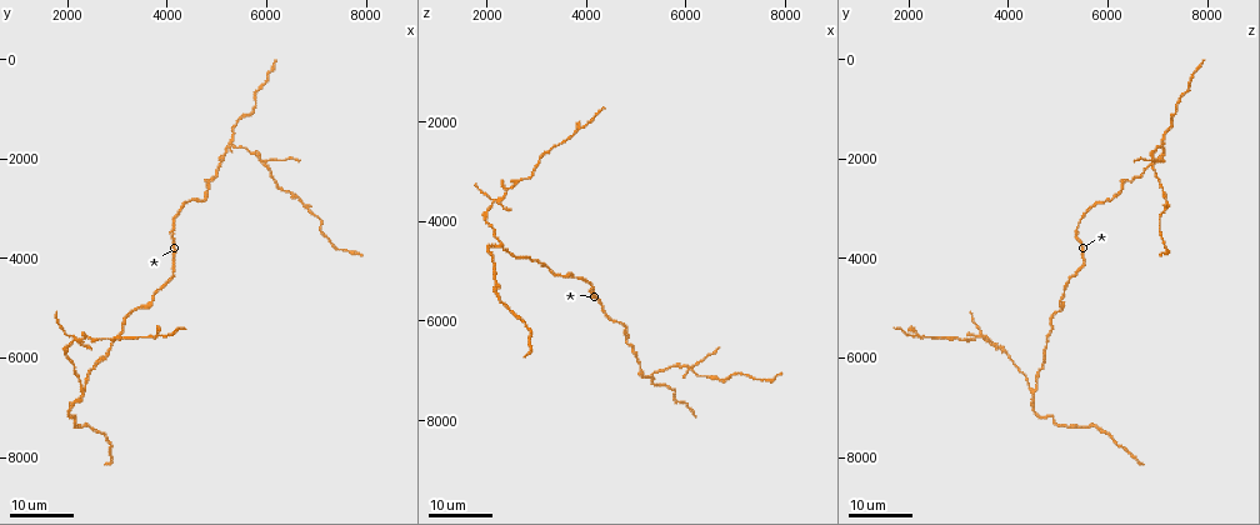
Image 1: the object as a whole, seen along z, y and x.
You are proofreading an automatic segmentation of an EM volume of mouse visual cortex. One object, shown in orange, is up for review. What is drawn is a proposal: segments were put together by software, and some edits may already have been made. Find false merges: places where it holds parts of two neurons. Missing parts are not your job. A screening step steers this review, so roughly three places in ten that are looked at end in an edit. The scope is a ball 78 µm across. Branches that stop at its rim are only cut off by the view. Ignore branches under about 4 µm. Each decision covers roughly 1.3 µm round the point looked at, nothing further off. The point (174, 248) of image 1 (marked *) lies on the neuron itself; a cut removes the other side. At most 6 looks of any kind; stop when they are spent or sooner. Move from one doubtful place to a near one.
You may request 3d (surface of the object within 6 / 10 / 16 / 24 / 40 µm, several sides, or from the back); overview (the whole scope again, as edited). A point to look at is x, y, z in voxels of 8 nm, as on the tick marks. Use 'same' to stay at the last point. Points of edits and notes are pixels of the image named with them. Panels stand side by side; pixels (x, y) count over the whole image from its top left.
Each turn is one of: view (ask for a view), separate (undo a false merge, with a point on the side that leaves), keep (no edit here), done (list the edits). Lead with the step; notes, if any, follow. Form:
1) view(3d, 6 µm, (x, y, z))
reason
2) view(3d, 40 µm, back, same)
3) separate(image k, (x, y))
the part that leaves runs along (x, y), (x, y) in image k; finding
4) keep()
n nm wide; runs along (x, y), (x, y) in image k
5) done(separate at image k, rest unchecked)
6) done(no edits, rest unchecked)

view(3d, 24 µm, (6000, 2100, 6950))

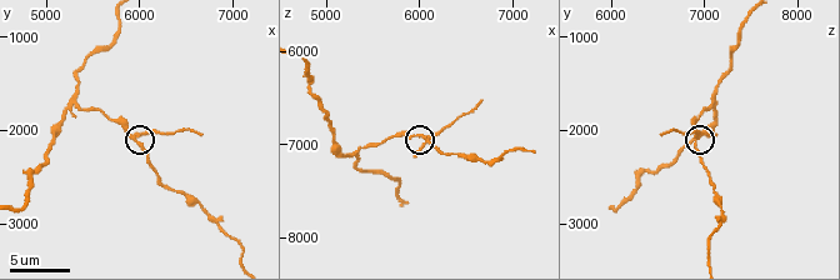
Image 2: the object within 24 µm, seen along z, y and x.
view(3d, 10 µm, (5950, 2100, 6950))

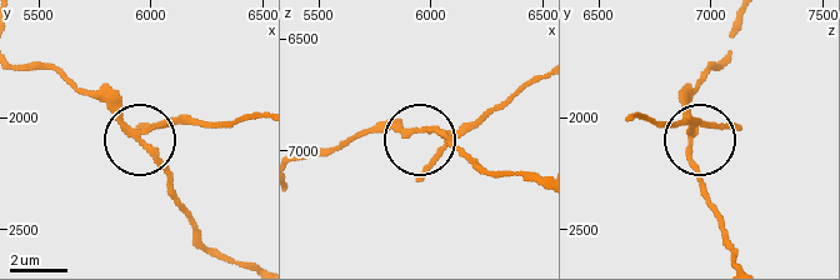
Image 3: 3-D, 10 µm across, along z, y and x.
separate(image 3, (183, 119))
180 nm wide; a second neuron is stuck on

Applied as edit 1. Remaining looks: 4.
view(overview)

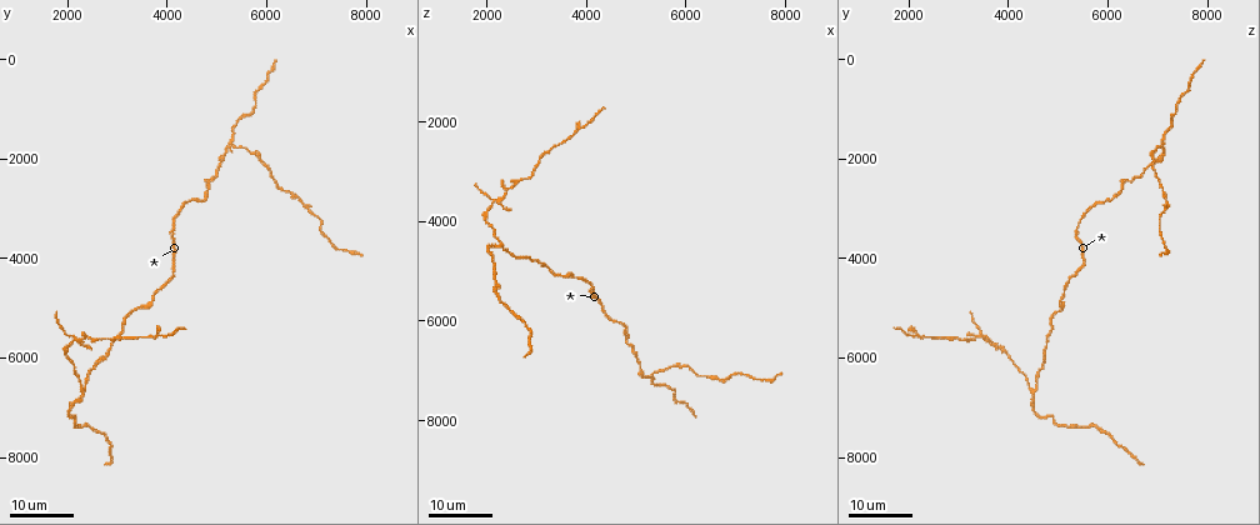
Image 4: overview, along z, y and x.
view(3d, 16 µm, (6500, 2650, 7150))
calibre changes

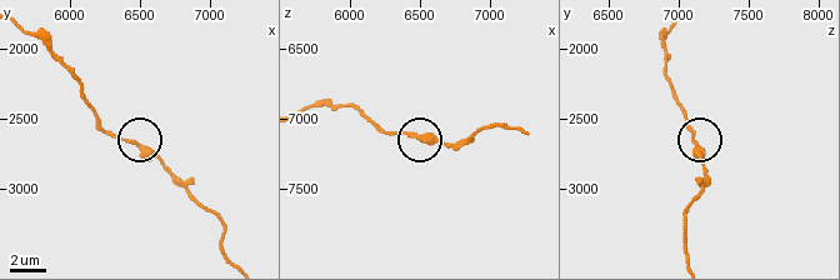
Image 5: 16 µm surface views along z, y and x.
view(3d, 6 µm, (6440, 2680, 7120))

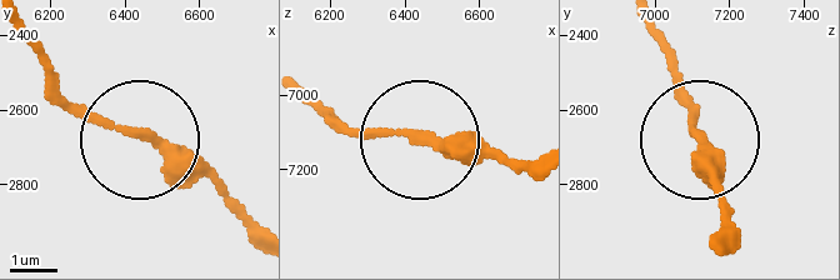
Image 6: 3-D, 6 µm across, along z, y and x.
keep()
210 nm wide; runs along (648, 29), (695, 105), (695, 160), (719, 228) in image 6; one neuron here

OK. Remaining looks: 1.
view(3d, 6 µm, (4850, 2450, 6400))
narrows sharply

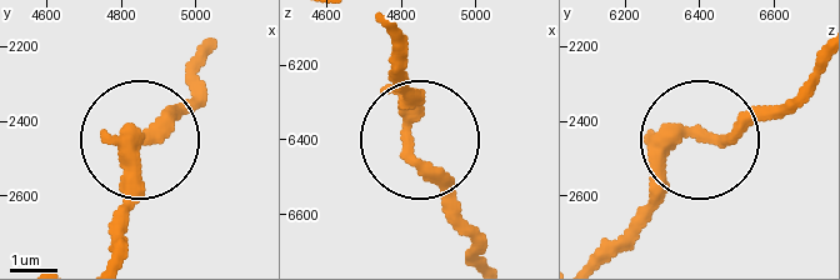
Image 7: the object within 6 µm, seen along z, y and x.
keep()
3 arms; runs along (594, 258), (641, 210), (665, 150), (793, 106) in image 7; continuous, no second neuron

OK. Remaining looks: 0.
done(separate at image 3, rest unchecked)

